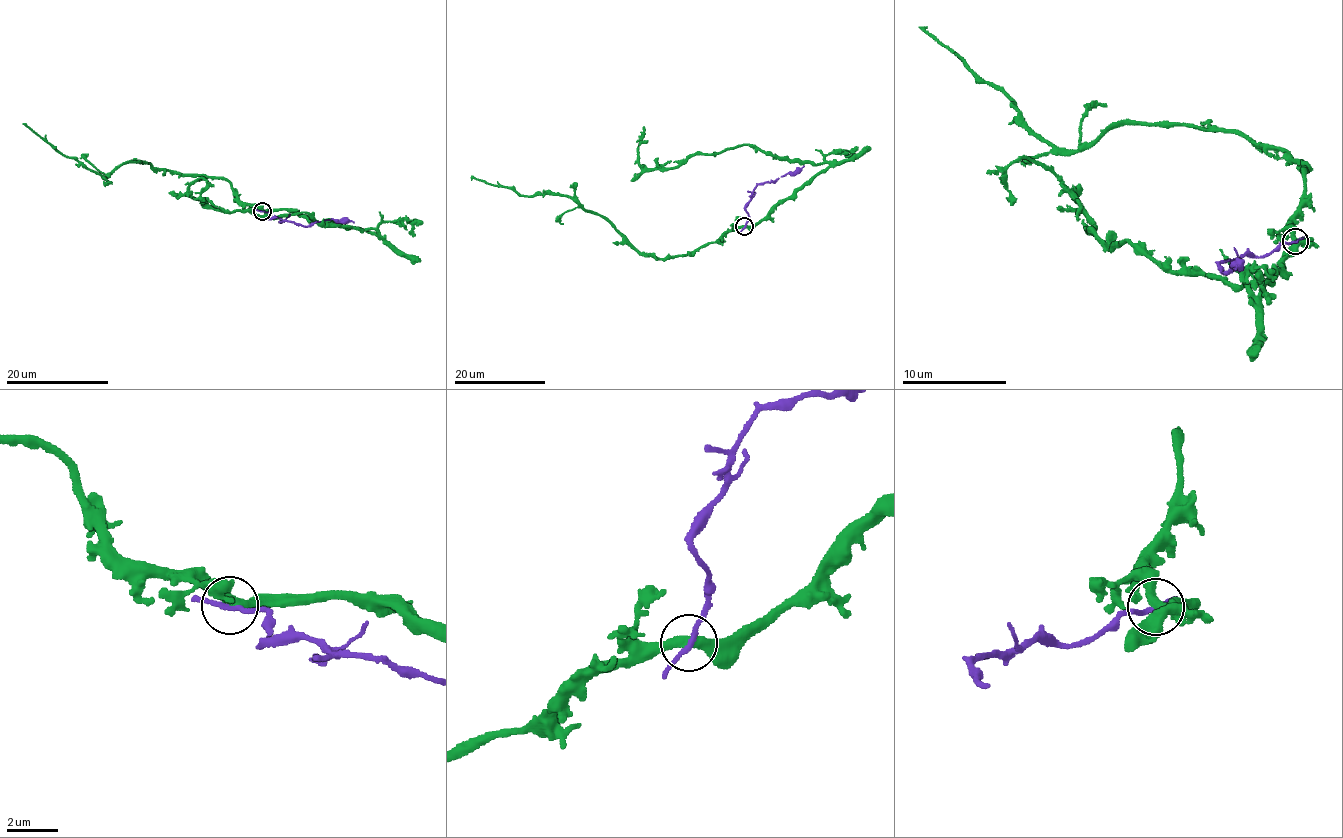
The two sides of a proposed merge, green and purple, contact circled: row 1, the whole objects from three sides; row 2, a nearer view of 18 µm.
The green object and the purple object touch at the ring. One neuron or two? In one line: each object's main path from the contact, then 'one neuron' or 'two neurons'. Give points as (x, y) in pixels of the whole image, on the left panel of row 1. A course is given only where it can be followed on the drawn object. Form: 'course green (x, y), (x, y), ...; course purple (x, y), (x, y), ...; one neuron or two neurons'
course green (262, 211), (377, 232), (307, 213), (223, 211), (192, 195), (199, 178), (206, 189), (194, 198); course purple (262, 211), (269, 211), (269, 218), (310, 226), (330, 219), (354, 221); two neurons

